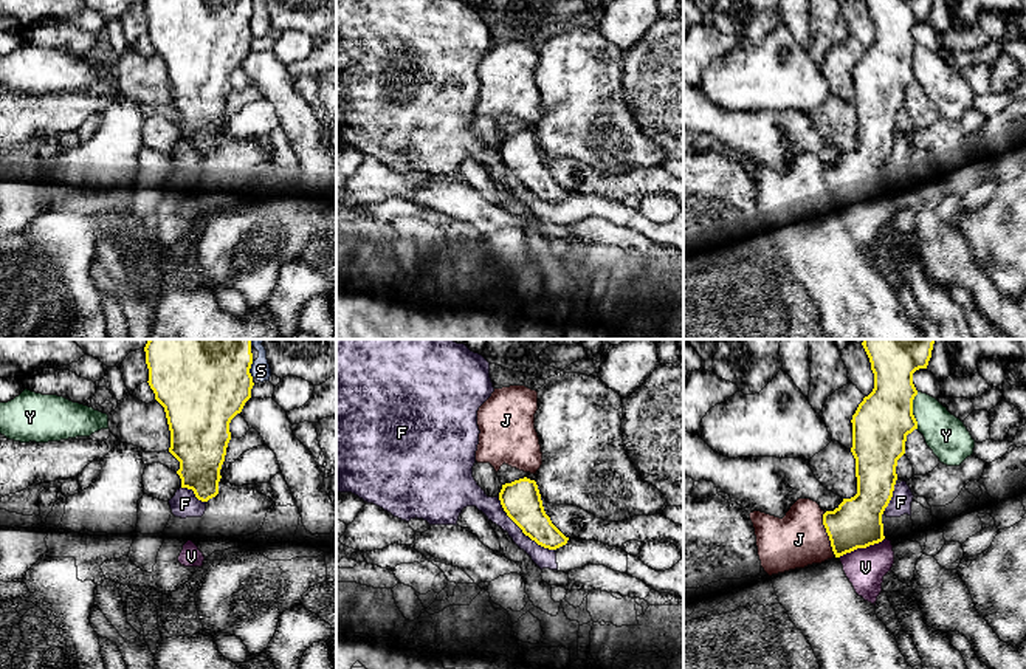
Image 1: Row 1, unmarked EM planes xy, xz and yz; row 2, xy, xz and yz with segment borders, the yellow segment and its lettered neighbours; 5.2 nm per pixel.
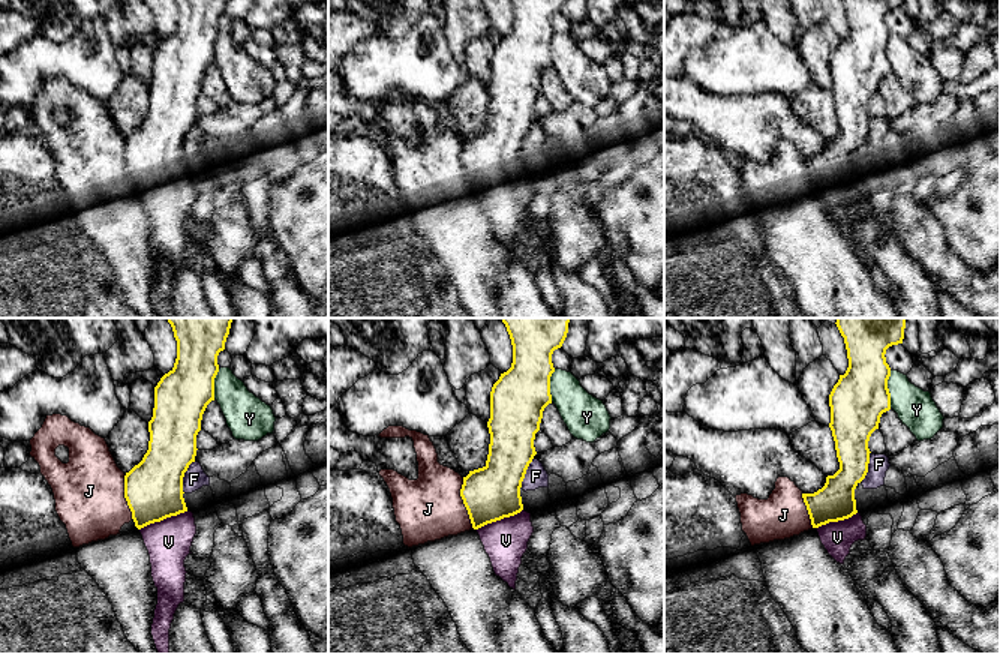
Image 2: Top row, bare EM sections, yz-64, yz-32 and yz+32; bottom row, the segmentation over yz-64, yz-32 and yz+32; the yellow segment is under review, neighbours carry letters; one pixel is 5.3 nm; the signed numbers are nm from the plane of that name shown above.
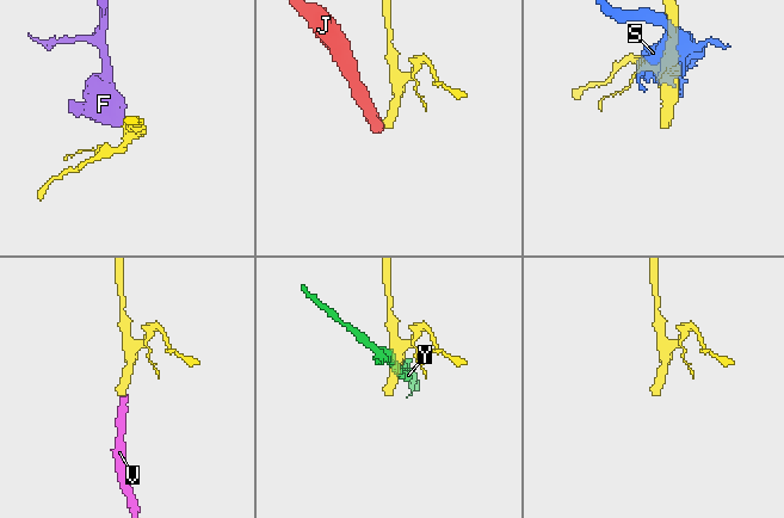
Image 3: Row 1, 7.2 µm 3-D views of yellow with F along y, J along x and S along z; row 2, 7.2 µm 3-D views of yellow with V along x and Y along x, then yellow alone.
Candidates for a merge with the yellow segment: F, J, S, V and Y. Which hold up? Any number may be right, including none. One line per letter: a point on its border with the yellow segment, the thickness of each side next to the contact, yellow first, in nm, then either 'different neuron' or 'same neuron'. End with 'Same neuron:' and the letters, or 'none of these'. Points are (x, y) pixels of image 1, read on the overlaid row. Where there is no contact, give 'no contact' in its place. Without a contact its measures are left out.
F: meets yellow in xz at (521, 528); 200 nm thick on the yellow side, 110 nm on the other; different neuron
J: meets yellow in yz at (828, 535); 260 nm thick on the yellow side, 280 nm on the other; different neuron
S: meets yellow in xy at (250, 367); 500 nm thick on the yellow side, 100 nm on the other; different neuron
V: meets yellow in yz at (860, 547); 260 nm thick on the yellow side, 200 nm on the other; same neuron
Y: meets yellow in yz at (912, 411); 300 nm thick on the yellow side, 220 nm on the other; different neuron
Same neuron: V

